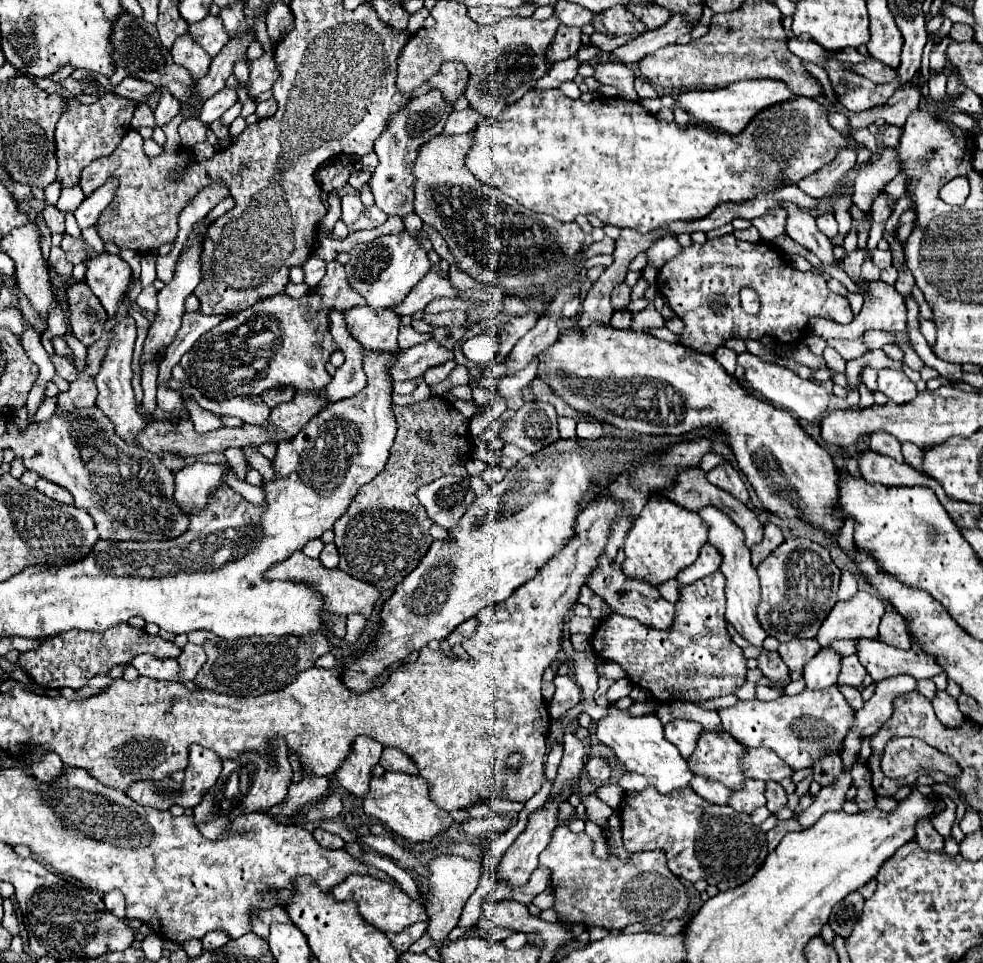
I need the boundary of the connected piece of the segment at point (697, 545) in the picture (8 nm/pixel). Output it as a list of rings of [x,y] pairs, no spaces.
[[[653,494],[641,510],[641,518],[633,522],[625,538],[625,560],[621,570],[629,578],[643,580],[653,588],[677,576],[679,570],[691,566],[705,544],[705,524],[695,512],[689,512],[663,494]]]

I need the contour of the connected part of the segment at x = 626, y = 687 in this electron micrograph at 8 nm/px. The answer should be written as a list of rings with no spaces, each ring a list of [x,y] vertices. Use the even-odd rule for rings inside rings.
[[[627,677],[621,678],[617,680],[609,690],[607,690],[607,700],[609,702],[617,702],[619,698],[623,698],[623,696],[627,696],[629,692],[631,692],[631,688],[633,688],[633,684],[629,682]]]

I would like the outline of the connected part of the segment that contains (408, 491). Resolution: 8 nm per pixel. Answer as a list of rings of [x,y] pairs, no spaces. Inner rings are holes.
[[[431,396],[413,406],[393,406],[393,412],[399,430],[385,470],[359,488],[351,506],[333,524],[335,544],[341,556],[339,568],[381,590],[395,588],[403,582],[405,576],[417,568],[433,542],[429,534],[433,522],[425,514],[415,492],[419,486],[445,474],[467,476],[465,460],[471,458],[473,448],[469,438],[469,420],[465,420],[445,398]],[[421,432],[429,434],[427,442],[419,436]]]

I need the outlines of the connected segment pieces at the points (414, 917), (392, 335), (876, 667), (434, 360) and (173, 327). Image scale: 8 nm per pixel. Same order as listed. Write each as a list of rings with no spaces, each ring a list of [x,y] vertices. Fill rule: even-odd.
[[[349,876],[339,886],[335,886],[331,894],[337,902],[355,902],[365,922],[381,932],[399,932],[419,920],[427,920],[423,904],[411,900],[399,886],[391,886],[373,876]]]
[[[355,306],[345,310],[345,322],[351,336],[355,336],[363,346],[389,352],[399,350],[399,316],[395,310],[373,312],[367,306]]]
[[[859,638],[857,656],[875,682],[897,674],[913,674],[921,680],[943,672],[941,666],[937,666],[937,660],[929,658],[929,654],[915,654],[913,650],[905,652],[881,642],[879,638]]]
[[[427,340],[423,344],[417,344],[409,350],[405,350],[397,364],[391,370],[391,380],[413,380],[417,376],[423,376],[427,368],[445,364],[447,360],[453,360],[453,352],[441,346],[437,340]]]
[[[195,244],[191,250],[187,250],[181,258],[178,259],[175,266],[175,278],[173,282],[169,282],[159,294],[159,312],[157,312],[157,318],[153,322],[153,326],[149,328],[149,334],[147,334],[147,340],[143,344],[143,354],[141,354],[141,360],[139,360],[139,368],[143,368],[145,364],[149,362],[155,362],[155,360],[161,360],[165,356],[165,350],[169,348],[169,344],[175,340],[175,334],[181,326],[181,316],[183,316],[183,302],[185,298],[193,292],[193,288],[199,284],[199,274],[201,274],[201,266],[199,266],[199,254],[201,254],[201,244]]]

